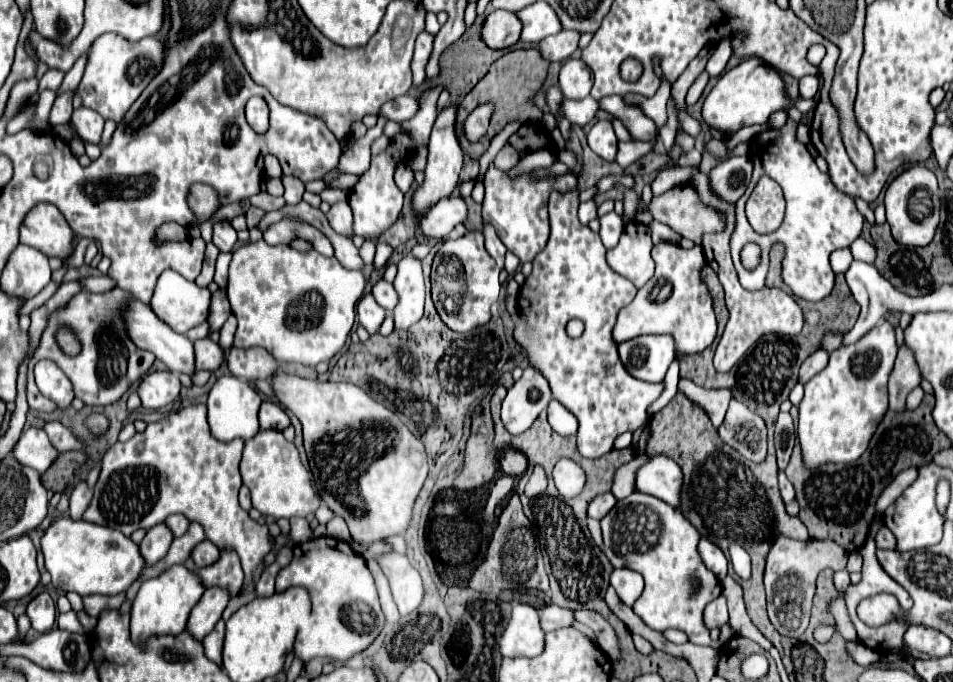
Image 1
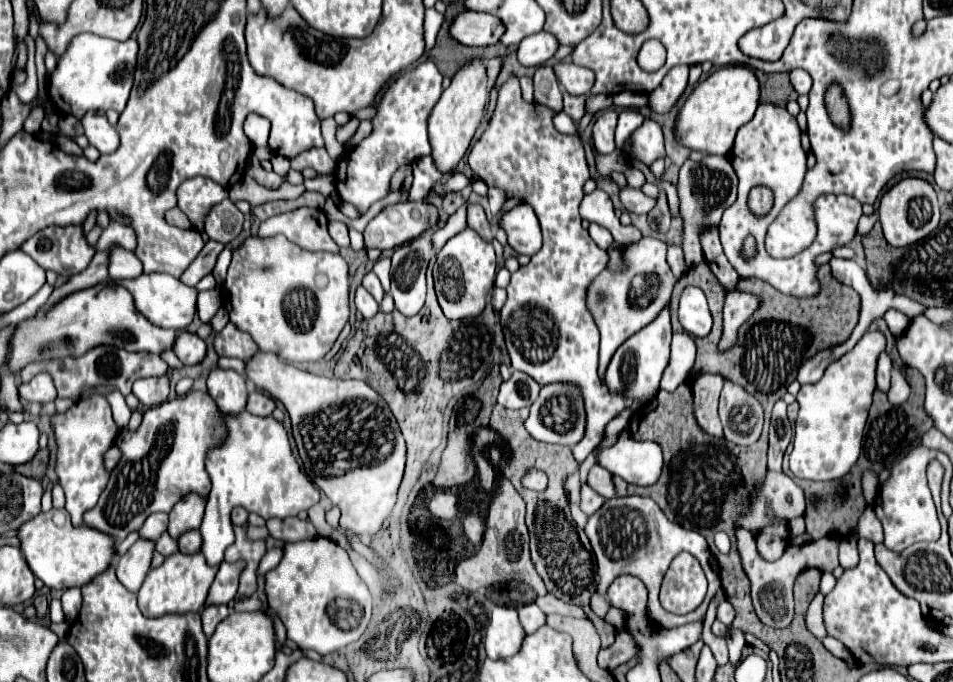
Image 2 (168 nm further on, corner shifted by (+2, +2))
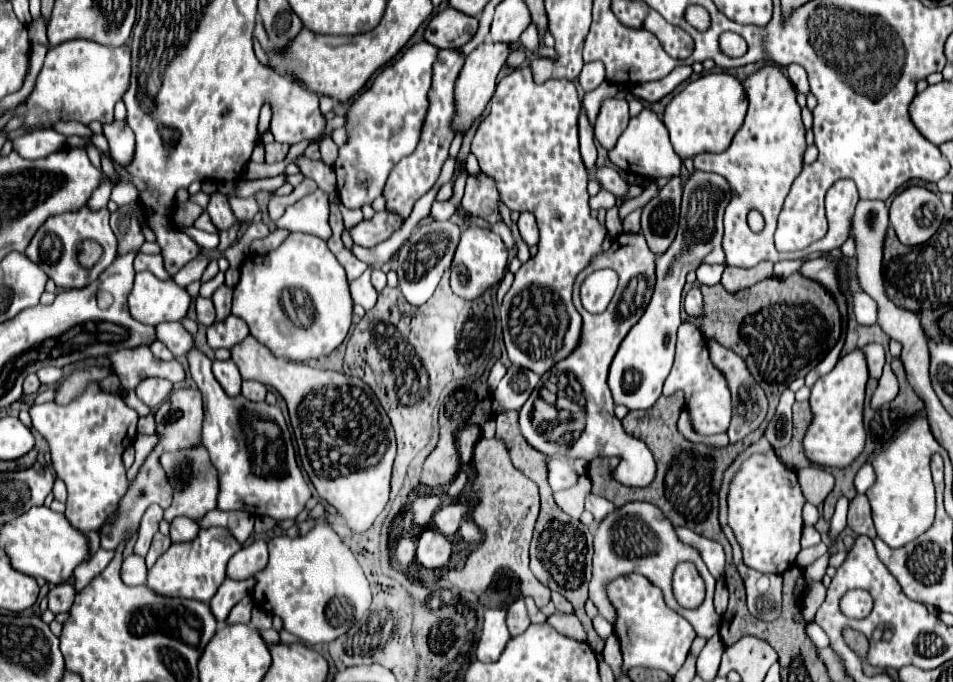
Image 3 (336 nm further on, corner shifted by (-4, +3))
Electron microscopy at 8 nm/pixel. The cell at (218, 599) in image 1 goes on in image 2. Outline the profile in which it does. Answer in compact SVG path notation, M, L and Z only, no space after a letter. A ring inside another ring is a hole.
M223 562L219 566L219 572L215 576L215 582L211 584L209 596L205 600L205 606L215 606L215 604L227 604L235 598L237 594L237 584L239 584L239 570L243 568L243 564L227 564Z

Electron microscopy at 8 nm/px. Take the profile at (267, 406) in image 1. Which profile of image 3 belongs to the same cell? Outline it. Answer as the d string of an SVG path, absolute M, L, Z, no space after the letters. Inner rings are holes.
M243 381L241 385L241 395L247 397L249 401L265 401L265 385L259 381Z

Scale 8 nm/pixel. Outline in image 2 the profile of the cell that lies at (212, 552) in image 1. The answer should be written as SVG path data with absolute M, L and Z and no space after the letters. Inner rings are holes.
M191 530L191 532L185 532L185 534L177 540L177 544L179 544L179 550L181 550L183 554L197 554L197 552L201 552L203 538L201 538L201 534L199 534L197 530Z

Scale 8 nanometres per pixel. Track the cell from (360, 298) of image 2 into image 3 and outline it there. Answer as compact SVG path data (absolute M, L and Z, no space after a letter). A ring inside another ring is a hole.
M369 267L361 277L357 277L355 281L349 283L353 303L361 305L361 307L367 309L367 311L369 311L369 309L375 305L375 301L377 301L377 291L375 291L375 287L371 285L369 275L371 275L371 267Z

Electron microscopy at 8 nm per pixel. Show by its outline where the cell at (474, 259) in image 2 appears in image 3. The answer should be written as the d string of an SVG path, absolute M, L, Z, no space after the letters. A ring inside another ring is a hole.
M467 227L461 233L459 247L451 265L451 289L463 299L477 299L485 289L497 285L507 269L507 247L497 233L481 227Z

